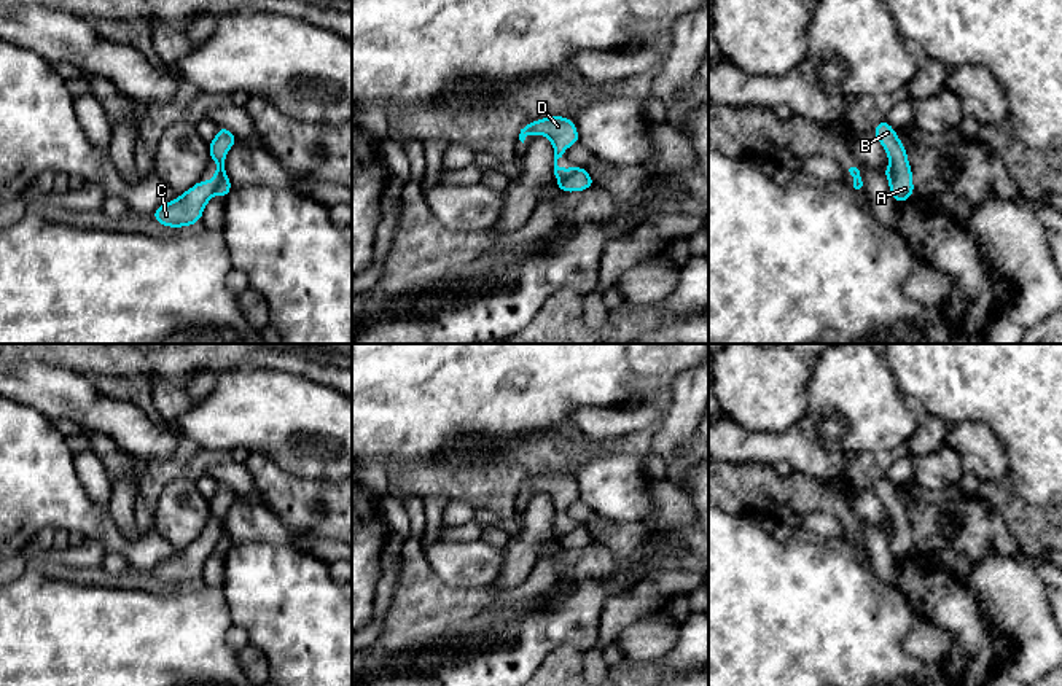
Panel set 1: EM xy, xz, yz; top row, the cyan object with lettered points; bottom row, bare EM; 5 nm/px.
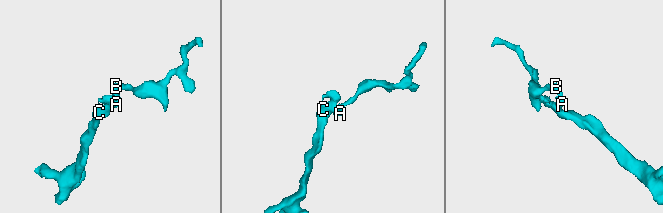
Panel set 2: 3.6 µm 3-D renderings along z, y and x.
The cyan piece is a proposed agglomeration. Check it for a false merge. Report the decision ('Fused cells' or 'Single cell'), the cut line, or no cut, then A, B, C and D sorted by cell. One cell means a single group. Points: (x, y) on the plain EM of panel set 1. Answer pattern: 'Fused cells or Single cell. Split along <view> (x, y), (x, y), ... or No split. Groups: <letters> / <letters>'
Fused cells. Split along xy (220, 532), (214, 549). Groups: A B / C D

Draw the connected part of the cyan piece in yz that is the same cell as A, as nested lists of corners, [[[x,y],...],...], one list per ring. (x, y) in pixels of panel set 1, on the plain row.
[[[887,477],[877,479],[873,489],[884,503],[892,522],[890,551],[901,560],[914,551],[912,527],[908,517],[906,503]]]

